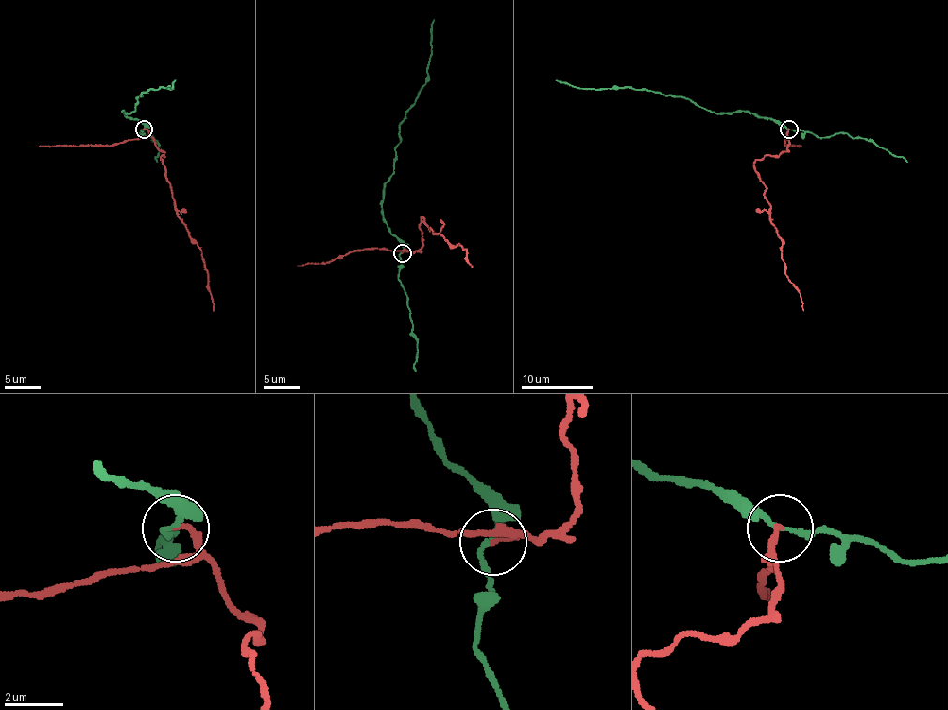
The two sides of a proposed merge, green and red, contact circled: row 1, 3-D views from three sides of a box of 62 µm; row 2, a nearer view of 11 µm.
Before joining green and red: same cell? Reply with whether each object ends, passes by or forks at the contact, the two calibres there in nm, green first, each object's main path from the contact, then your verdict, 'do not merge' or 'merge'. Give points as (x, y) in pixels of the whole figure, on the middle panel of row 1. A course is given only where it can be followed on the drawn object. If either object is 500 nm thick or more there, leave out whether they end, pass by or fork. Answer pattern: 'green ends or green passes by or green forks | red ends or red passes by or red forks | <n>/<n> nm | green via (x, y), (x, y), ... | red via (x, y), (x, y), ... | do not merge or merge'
green passes by | red ends | 160/190 nm | green via (401, 252), (403, 245), (390, 233), (381, 200), (385, 182), (392, 173), (399, 127), (426, 81), (433, 19) | red via (403, 252), (415, 252), (422, 245), (422, 218), (435, 234), (465, 249), (465, 259), (473, 267) | do not merge

